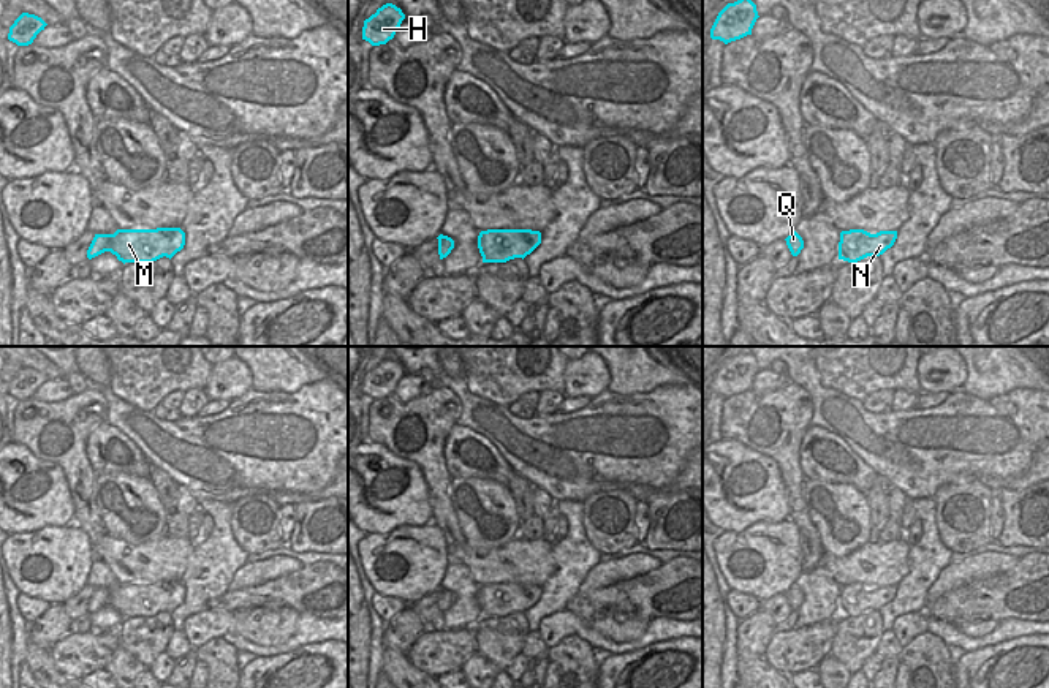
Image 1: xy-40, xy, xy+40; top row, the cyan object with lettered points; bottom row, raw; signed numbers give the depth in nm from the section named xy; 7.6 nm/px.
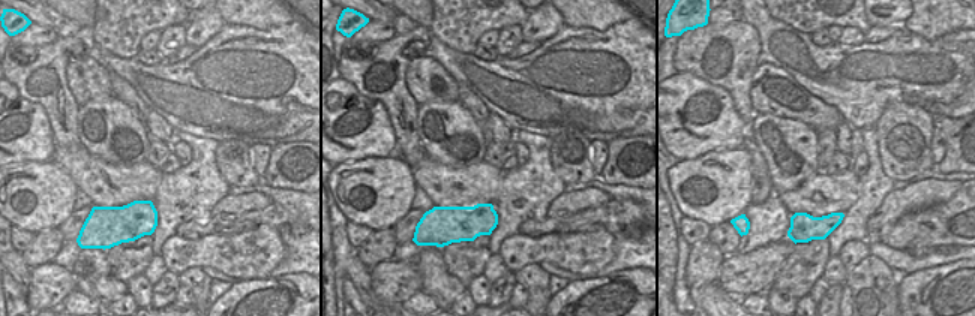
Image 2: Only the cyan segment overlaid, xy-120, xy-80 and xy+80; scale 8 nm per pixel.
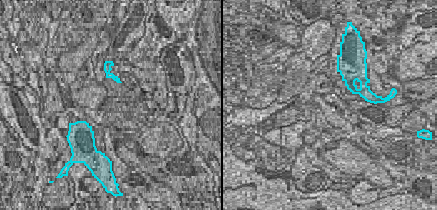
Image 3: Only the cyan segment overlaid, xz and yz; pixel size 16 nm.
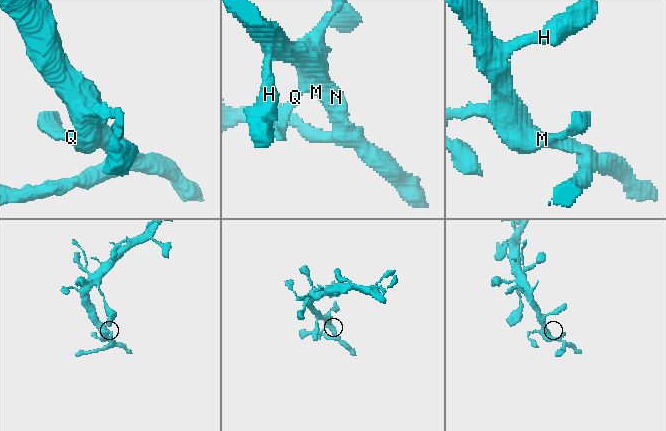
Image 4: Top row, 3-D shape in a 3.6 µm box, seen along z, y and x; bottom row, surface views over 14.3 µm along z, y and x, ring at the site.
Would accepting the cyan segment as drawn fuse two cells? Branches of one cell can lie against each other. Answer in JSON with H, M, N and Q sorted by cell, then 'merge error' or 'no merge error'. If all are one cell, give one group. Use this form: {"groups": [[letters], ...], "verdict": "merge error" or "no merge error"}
{"groups": [["H", "M", "N", "Q"]], "verdict": "no merge error"}

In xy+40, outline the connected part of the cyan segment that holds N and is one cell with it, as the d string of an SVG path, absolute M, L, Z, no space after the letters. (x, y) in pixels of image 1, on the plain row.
M864 584L840 587L839 614L858 617L867 611L880 611L894 599L897 585L870 588Z

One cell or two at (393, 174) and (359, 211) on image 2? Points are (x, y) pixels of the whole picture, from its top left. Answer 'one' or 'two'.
one

